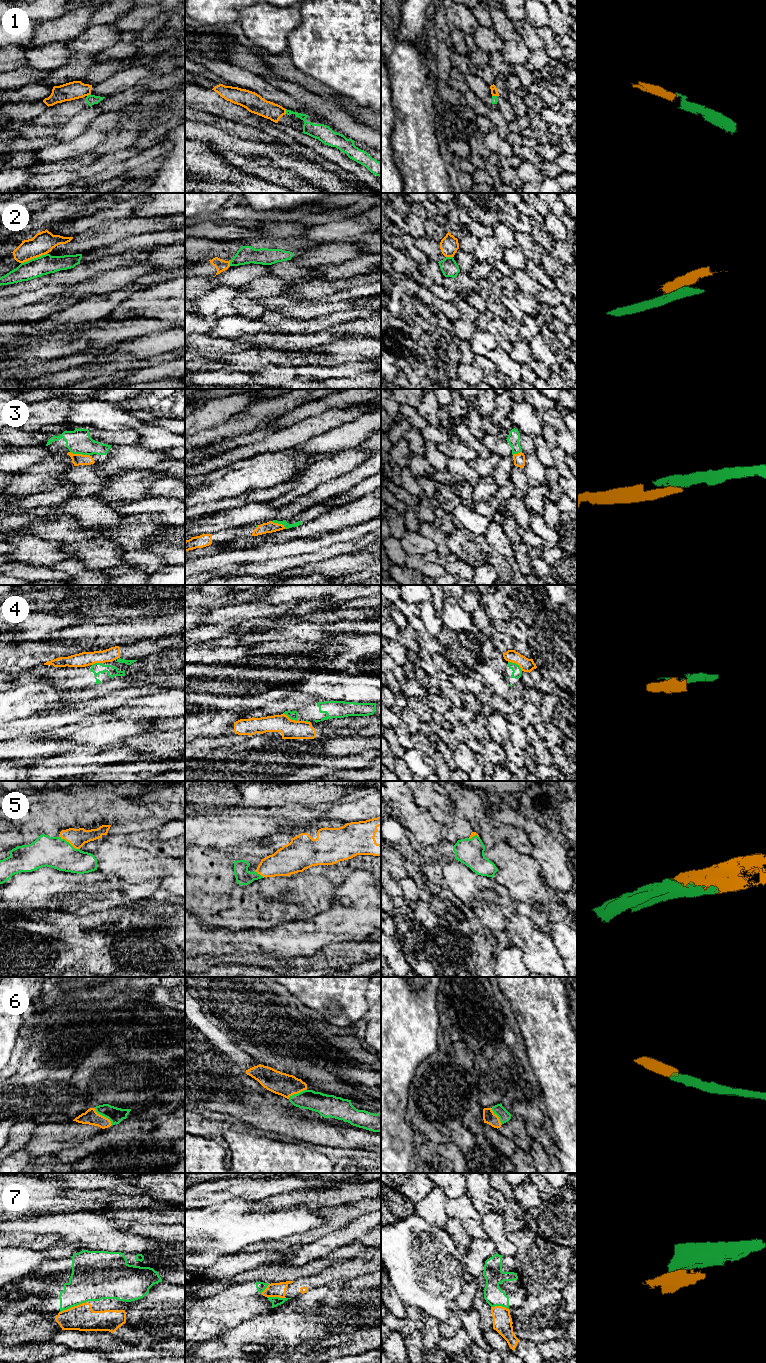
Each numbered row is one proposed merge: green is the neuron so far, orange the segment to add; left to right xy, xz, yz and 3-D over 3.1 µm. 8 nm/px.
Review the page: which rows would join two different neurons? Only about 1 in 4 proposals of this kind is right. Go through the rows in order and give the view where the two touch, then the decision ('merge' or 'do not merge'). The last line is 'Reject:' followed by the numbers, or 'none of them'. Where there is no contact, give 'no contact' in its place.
1: meets green in xz; do not merge
2: meets green in xy; do not merge
3: meets green in xy; merge
4: meets green in yz; do not merge
5: meets green in xy; merge
6: meets green in xy; merge
7: meets green in xy; do not merge
Reject: 1, 2, 4, 7

